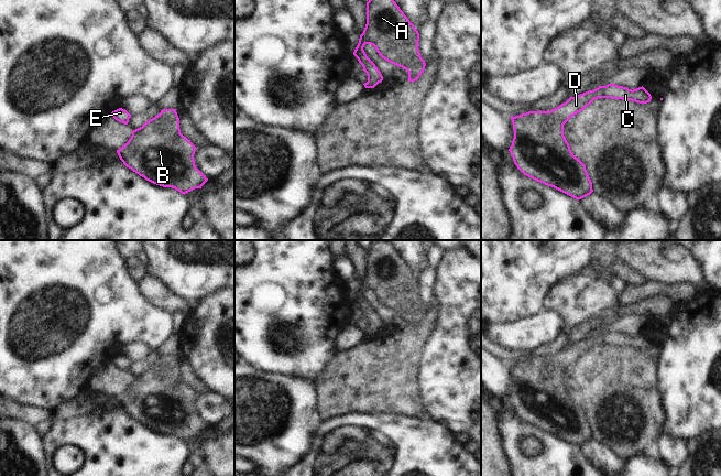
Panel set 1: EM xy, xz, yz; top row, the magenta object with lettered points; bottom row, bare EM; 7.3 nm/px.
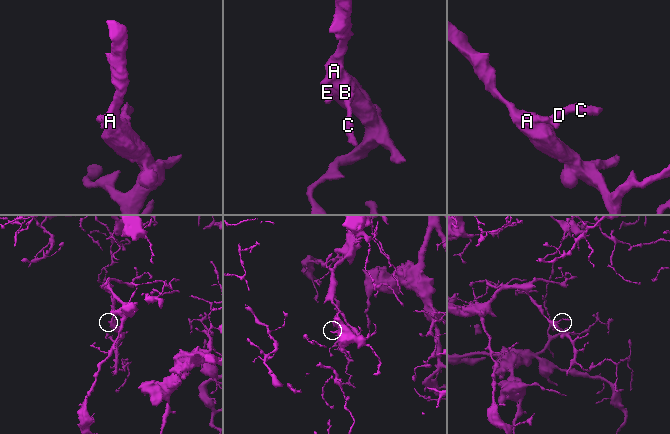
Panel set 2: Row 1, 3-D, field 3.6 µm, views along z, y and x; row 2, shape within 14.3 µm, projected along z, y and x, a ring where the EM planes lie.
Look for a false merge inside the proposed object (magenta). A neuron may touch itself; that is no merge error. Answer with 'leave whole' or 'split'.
leave whole

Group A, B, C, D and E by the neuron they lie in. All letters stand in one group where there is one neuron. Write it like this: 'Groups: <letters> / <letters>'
Groups: A B C D E.

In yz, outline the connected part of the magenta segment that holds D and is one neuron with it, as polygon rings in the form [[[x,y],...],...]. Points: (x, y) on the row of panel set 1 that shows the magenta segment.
[[[615,84],[599,85],[593,90],[570,97],[550,111],[512,116],[514,138],[509,151],[517,169],[576,199],[590,195],[592,182],[586,165],[572,154],[564,136],[564,125],[598,98],[647,104],[652,96],[643,86],[632,90]]]

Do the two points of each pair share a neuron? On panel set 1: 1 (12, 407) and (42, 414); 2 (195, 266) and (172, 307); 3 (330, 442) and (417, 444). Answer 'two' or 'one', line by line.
1: one
2: two
3: one

